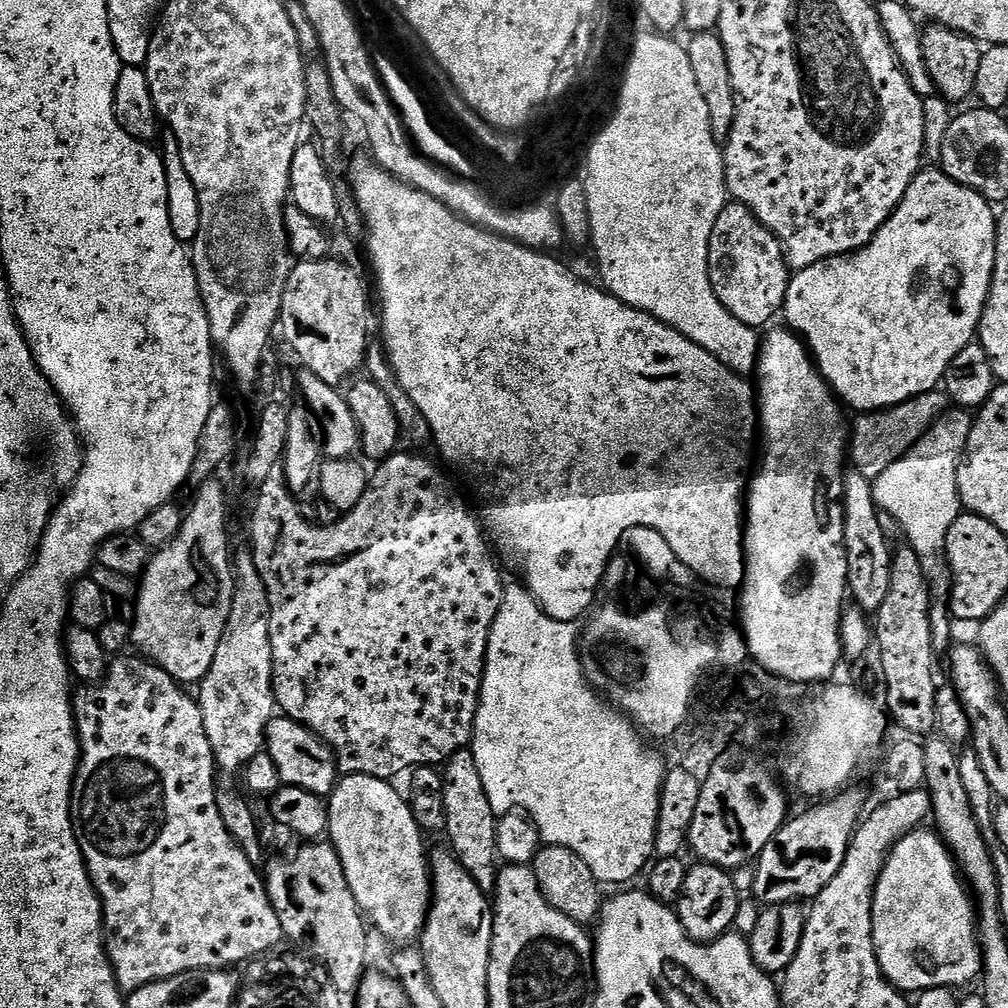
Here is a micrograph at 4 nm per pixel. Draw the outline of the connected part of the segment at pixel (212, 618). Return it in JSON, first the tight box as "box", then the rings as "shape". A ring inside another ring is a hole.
{"box":[131,479,236,685],"shape":[[[219,479],[201,483],[196,505],[183,517],[180,532],[149,559],[143,576],[138,580],[136,621],[131,621],[131,643],[141,648],[151,663],[167,670],[181,685],[199,685],[218,654],[218,642],[226,630],[232,609],[232,591],[236,588],[234,560],[228,556],[228,500]]]}

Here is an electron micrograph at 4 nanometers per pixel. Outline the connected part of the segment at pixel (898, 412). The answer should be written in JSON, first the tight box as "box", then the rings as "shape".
{"box":[850,390,951,482],"shape":[[[933,390],[896,407],[859,415],[850,434],[850,462],[855,466],[855,473],[874,482],[949,411],[951,404],[945,391]]]}

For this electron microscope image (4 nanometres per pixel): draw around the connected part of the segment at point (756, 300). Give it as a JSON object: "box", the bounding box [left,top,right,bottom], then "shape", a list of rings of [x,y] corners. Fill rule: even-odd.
{"box":[708,202,790,330],"shape":[[[729,202],[718,214],[714,234],[710,234],[708,273],[718,302],[738,322],[760,330],[763,324],[771,325],[771,320],[781,315],[790,279],[786,253],[780,239],[745,204]]]}

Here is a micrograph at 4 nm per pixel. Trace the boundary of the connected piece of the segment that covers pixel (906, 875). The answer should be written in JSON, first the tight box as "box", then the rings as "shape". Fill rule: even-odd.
{"box":[872,831,982,994],"shape":[[[924,831],[909,832],[897,842],[884,863],[872,899],[872,937],[880,969],[884,977],[905,994],[919,994],[925,988],[960,990],[963,984],[970,983],[975,976],[977,979],[982,972],[978,913],[973,897],[948,845],[935,831]]]}

